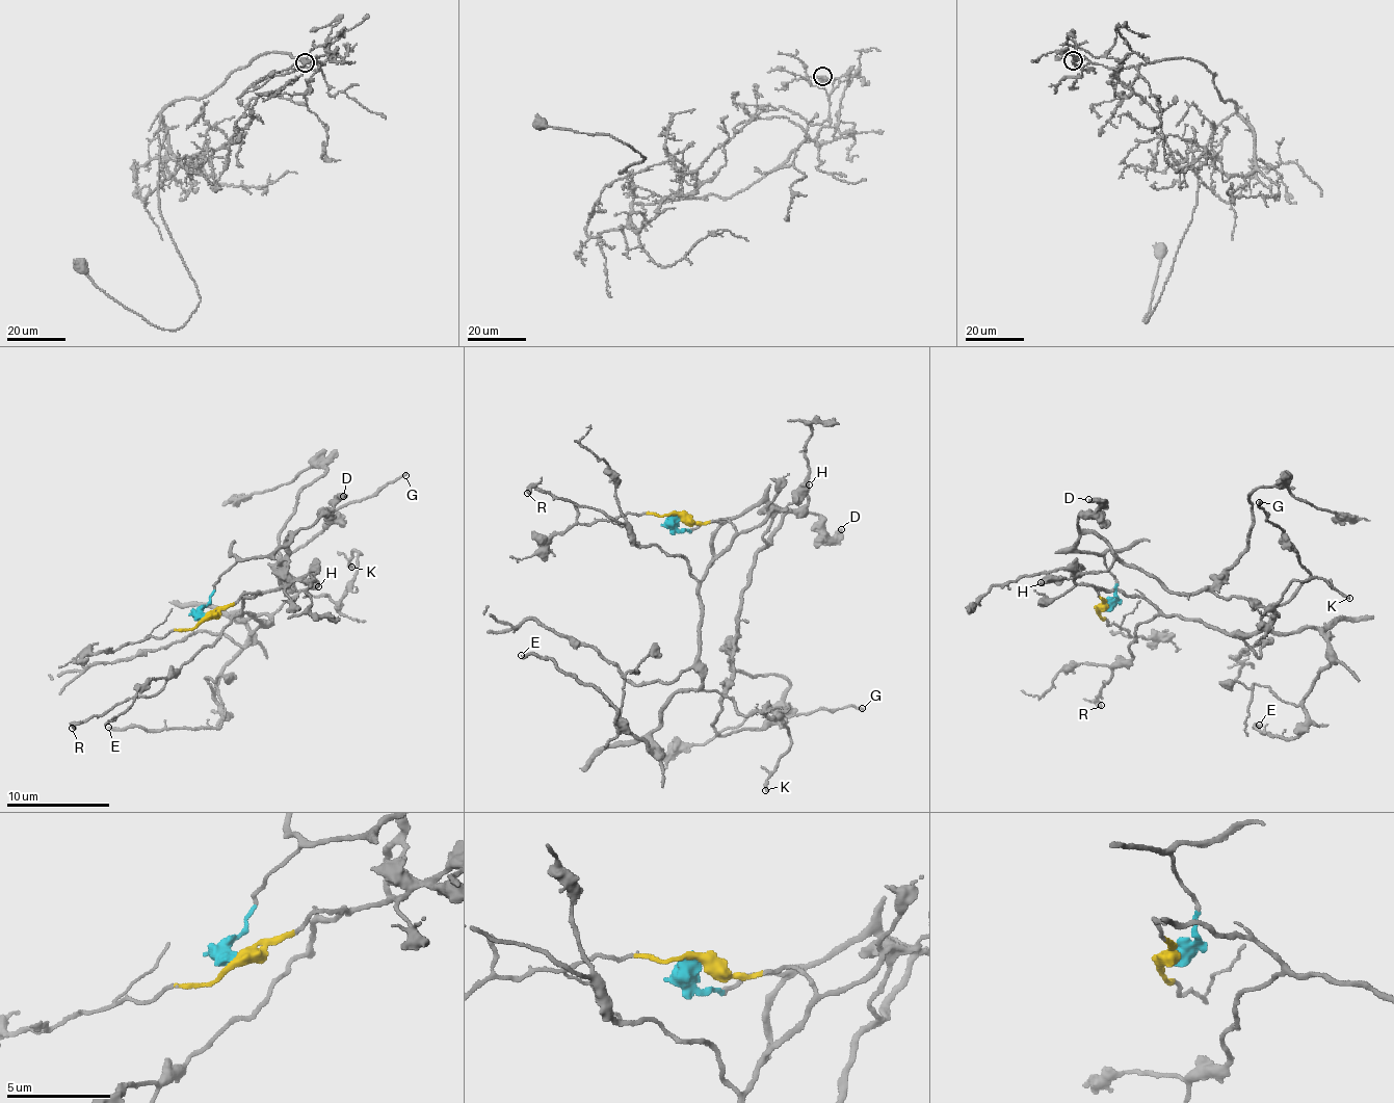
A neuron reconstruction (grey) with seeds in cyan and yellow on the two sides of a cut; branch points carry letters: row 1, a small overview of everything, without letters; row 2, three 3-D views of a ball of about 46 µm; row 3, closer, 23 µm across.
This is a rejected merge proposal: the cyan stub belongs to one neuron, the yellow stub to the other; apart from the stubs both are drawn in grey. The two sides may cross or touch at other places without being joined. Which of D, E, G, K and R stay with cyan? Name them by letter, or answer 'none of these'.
D, G

